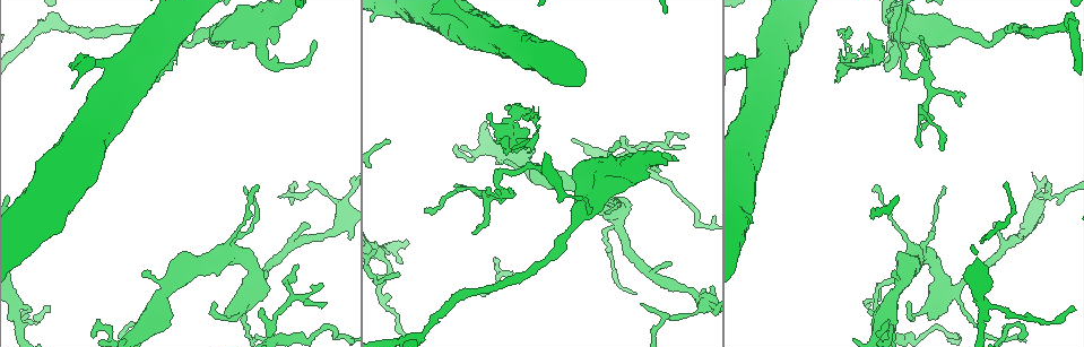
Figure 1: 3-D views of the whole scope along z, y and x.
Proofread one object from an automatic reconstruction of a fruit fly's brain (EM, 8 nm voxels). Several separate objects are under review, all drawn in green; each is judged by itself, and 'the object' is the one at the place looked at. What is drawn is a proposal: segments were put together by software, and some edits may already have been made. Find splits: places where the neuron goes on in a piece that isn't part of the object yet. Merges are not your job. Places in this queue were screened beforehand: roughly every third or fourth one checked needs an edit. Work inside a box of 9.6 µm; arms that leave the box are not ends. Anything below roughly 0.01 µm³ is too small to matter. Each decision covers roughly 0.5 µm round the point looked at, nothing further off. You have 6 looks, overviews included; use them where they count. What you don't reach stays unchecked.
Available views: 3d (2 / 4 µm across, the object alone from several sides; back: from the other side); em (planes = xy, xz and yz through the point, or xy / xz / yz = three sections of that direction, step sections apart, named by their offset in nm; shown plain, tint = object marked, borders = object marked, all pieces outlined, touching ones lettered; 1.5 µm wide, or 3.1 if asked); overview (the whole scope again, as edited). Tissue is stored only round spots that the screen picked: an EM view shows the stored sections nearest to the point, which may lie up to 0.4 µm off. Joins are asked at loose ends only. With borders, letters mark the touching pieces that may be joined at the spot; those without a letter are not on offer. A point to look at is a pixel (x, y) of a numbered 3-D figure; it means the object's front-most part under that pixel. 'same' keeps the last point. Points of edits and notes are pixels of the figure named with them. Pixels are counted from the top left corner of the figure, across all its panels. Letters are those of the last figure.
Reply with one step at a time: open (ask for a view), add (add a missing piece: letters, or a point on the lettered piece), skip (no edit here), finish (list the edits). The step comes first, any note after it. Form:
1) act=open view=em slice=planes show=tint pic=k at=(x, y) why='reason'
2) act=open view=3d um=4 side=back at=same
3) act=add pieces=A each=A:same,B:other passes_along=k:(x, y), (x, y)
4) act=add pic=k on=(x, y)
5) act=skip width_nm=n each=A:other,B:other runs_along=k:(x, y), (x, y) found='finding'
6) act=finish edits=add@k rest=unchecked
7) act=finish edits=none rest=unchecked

act=open view=3d um=2 pic=1 at=(920, 45) why='branch stops here'

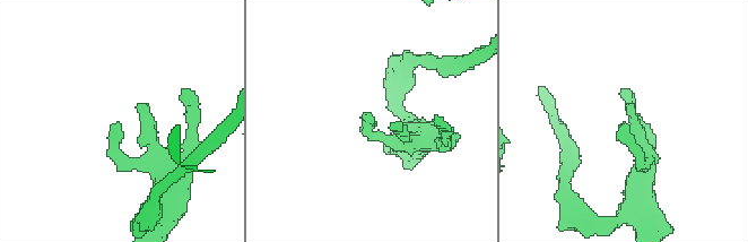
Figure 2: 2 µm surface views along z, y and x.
act=open view=em slice=xz step=4 show=borders pic=2 at=(372, 118) why='shape alone is not enough'

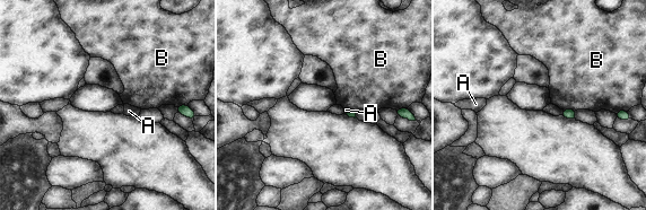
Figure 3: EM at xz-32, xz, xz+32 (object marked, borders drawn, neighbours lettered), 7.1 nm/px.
act=open view=em slice=planes show=borders at=same

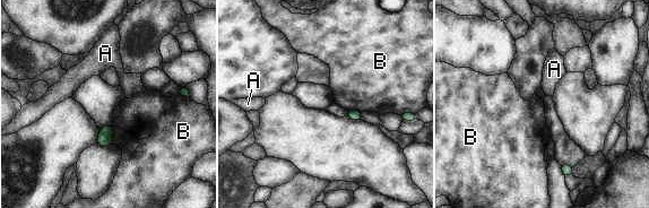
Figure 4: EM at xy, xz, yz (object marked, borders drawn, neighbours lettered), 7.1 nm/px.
act=skip each=A:other,B:other border=4:(347, 110), (358, 110), (361, 112) found='none of them fits'

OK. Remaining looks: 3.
act=open view=em slice=yz step=4 show=borders pic=1 at=(276, 42) why='thick end'

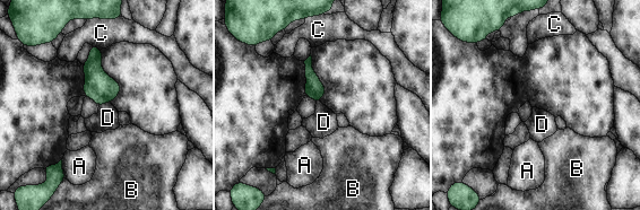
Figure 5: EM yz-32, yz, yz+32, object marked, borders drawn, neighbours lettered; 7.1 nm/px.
act=open view=em slice=xy step=4 show=borders at=same

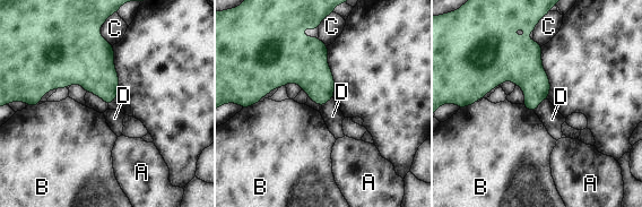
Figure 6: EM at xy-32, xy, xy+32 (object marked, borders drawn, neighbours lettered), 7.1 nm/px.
act=skip width_nm=220 each=A:other,B:other,C:other,D:other border=6:(546, 98), (534, 111) found='no lettered piece goes on from it'

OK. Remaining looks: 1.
act=finish edits=none rest=unchecked

